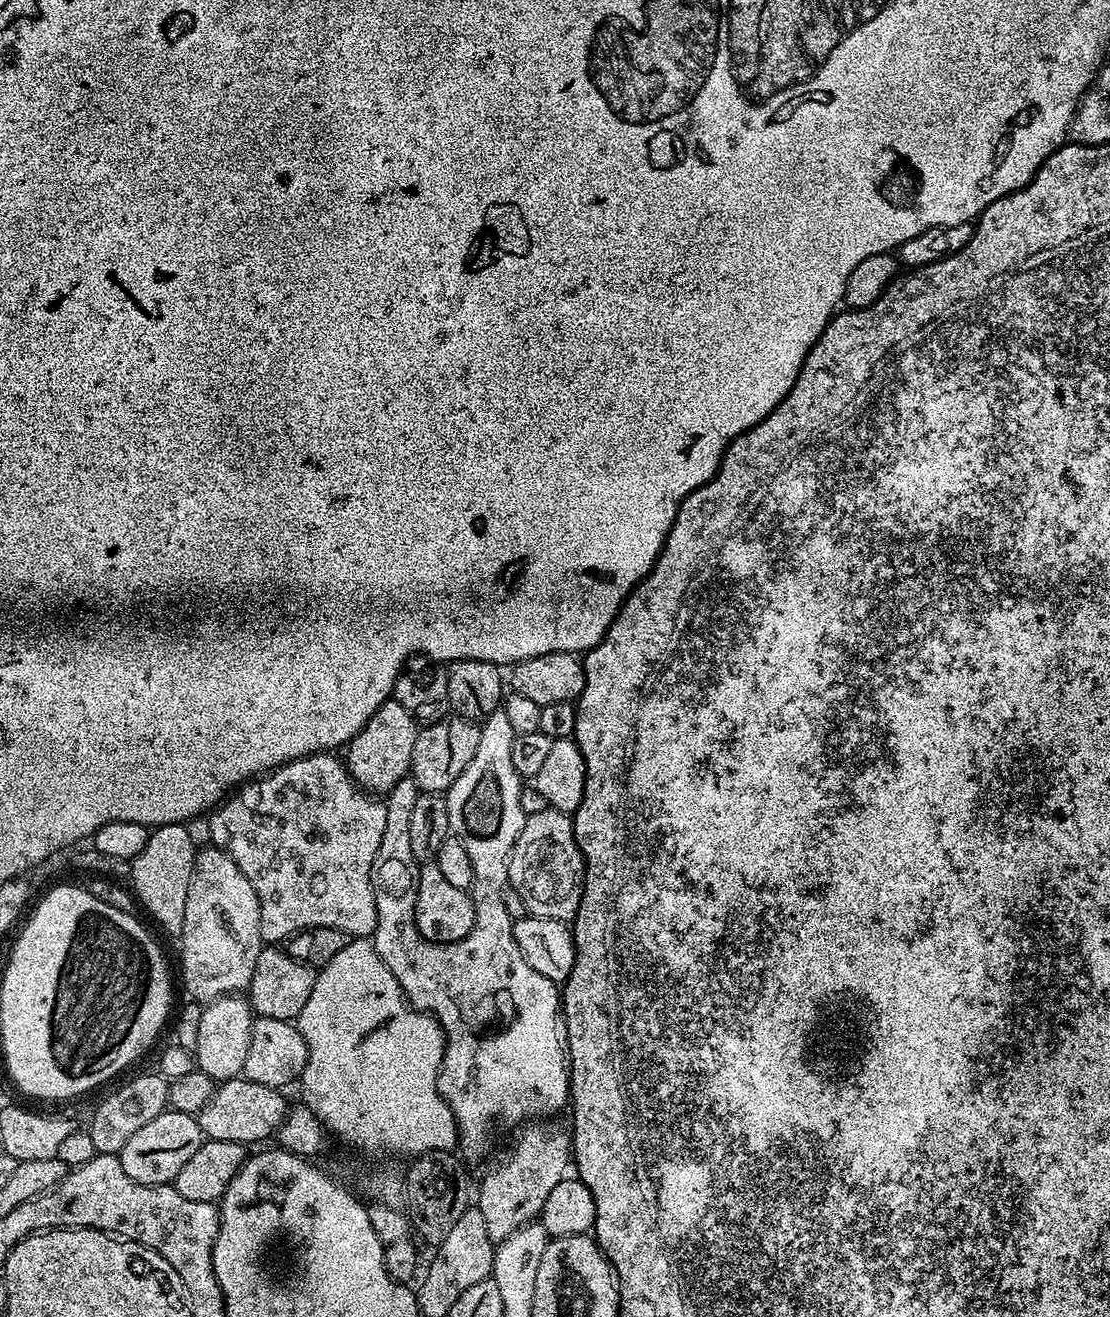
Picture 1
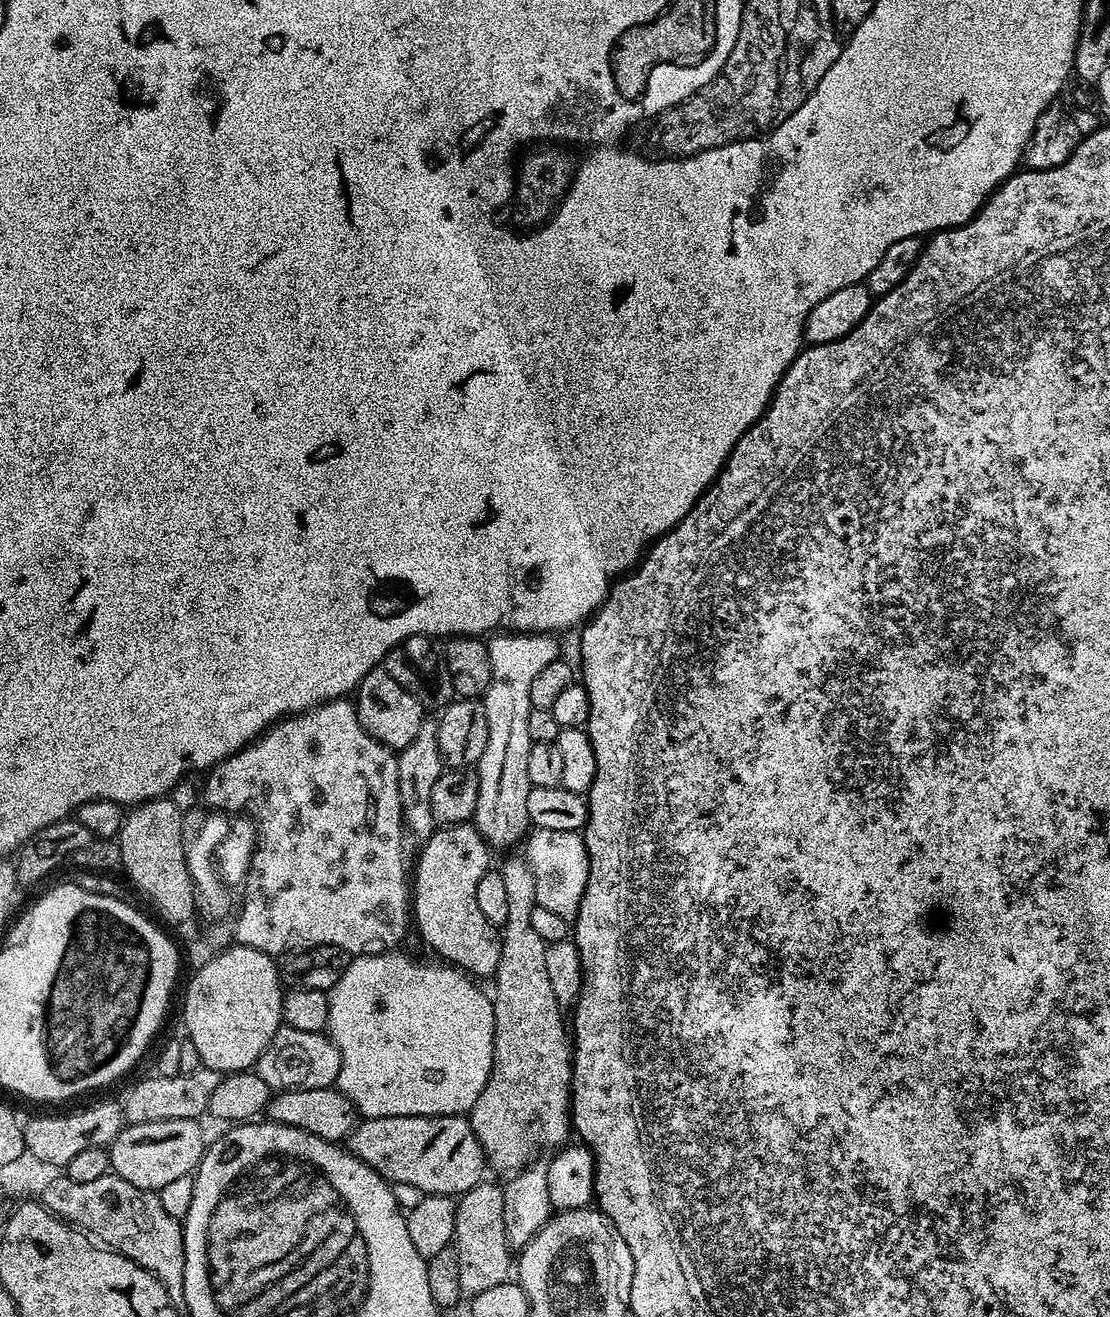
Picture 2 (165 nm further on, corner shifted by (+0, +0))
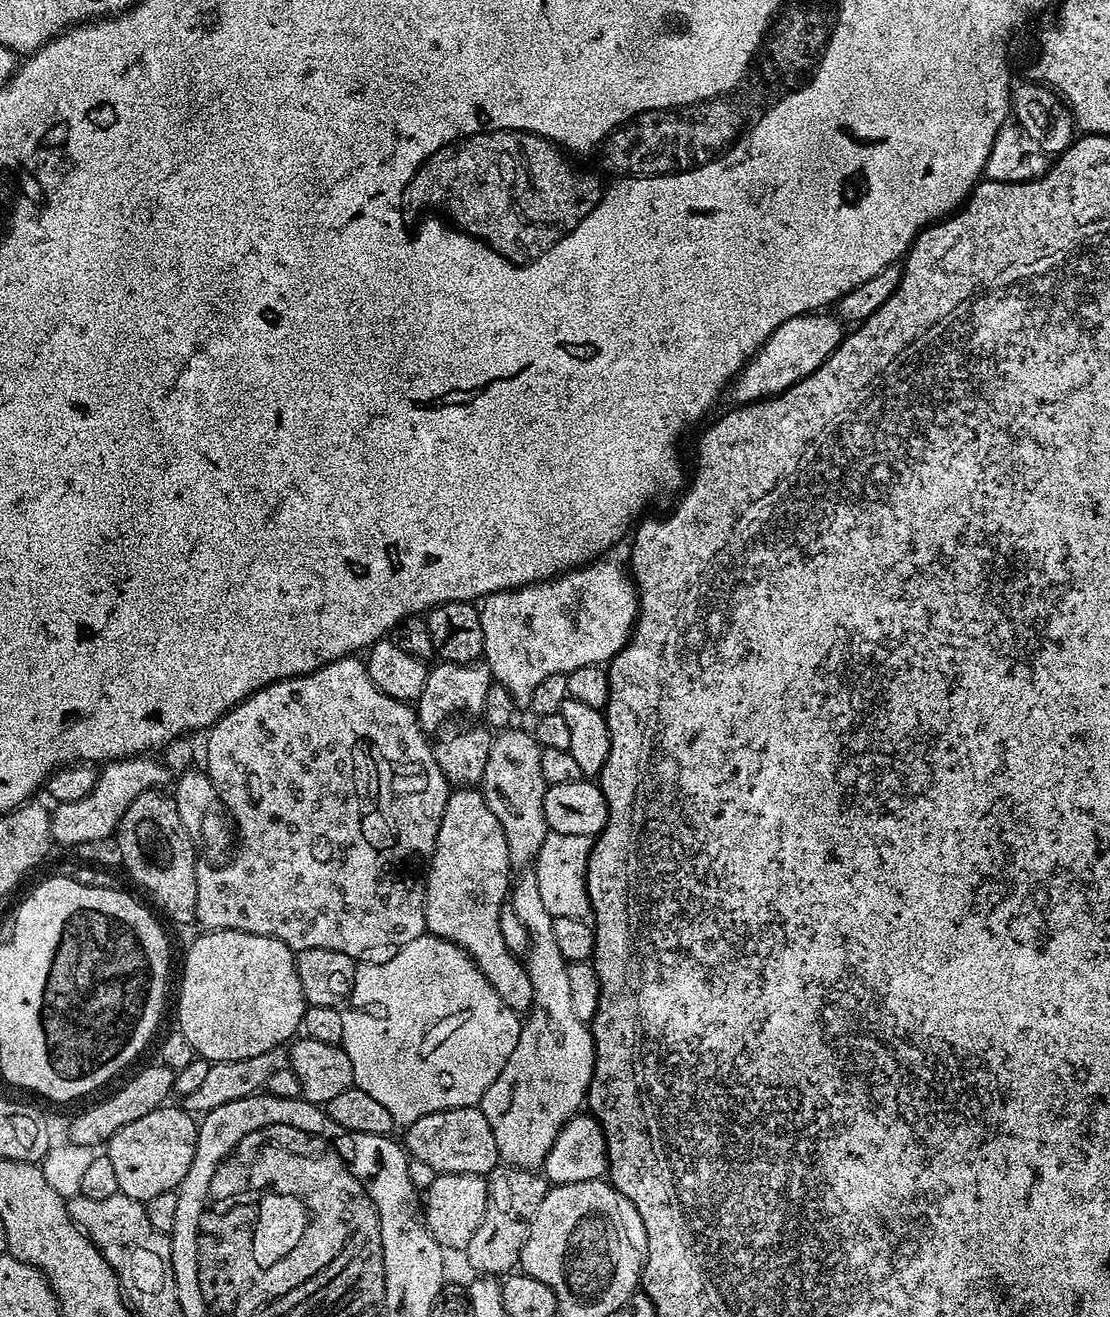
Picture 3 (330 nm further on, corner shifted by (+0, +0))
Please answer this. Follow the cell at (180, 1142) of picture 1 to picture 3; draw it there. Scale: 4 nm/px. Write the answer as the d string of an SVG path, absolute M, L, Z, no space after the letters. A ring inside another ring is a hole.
M168 1107L156 1108L150 1114L146 1114L146 1118L138 1118L138 1122L130 1122L130 1126L122 1126L106 1141L106 1154L118 1177L119 1195L147 1202L158 1194L177 1191L180 1183L186 1178L190 1170L190 1162L194 1162L198 1124L193 1113L184 1111L183 1107Z

